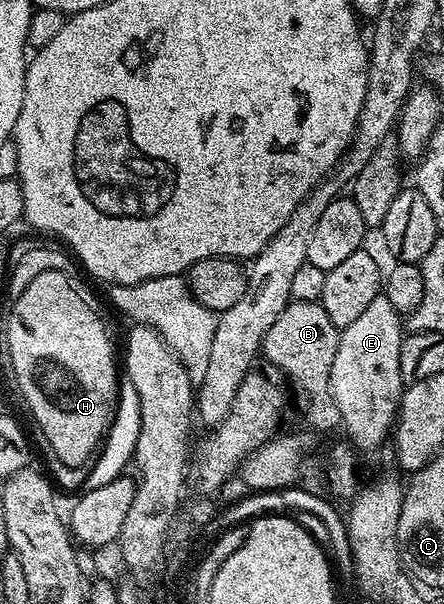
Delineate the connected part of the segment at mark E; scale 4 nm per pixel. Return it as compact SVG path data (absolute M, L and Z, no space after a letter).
M383 293L377 295L375 301L371 301L371 305L367 305L367 310L356 321L351 321L351 325L347 325L340 332L335 361L331 365L331 393L335 397L335 405L339 405L341 427L349 434L348 442L358 452L373 451L376 447L383 446L384 443L386 446L397 422L397 410L401 404L403 390L399 373L402 338L403 317L395 309L395 305L391 305L391 301L387 301L387 297Z

